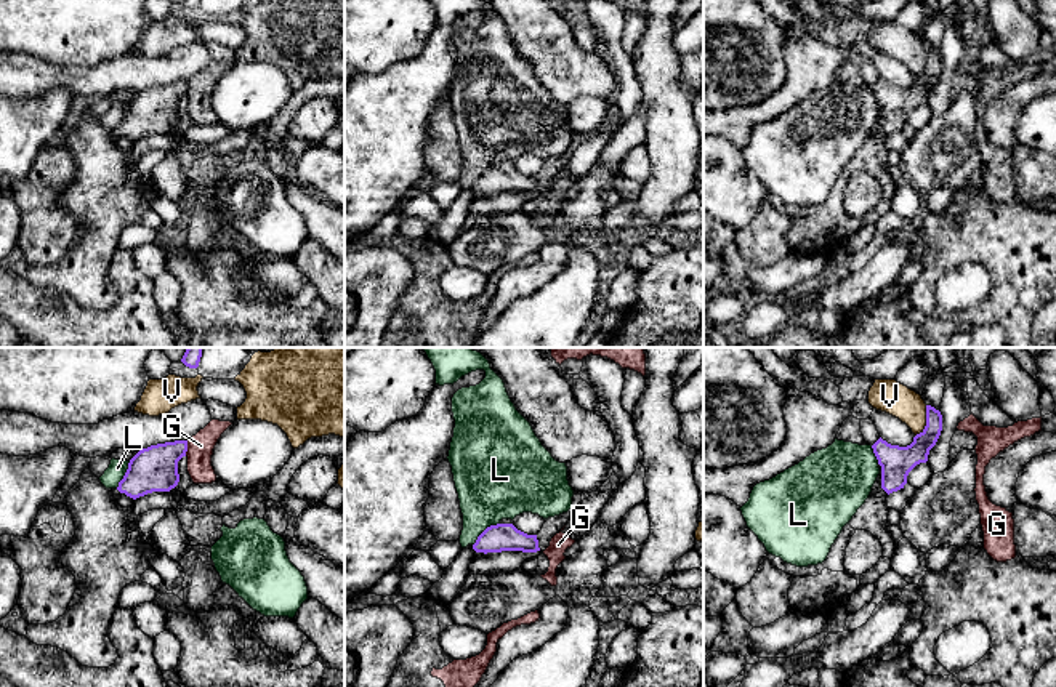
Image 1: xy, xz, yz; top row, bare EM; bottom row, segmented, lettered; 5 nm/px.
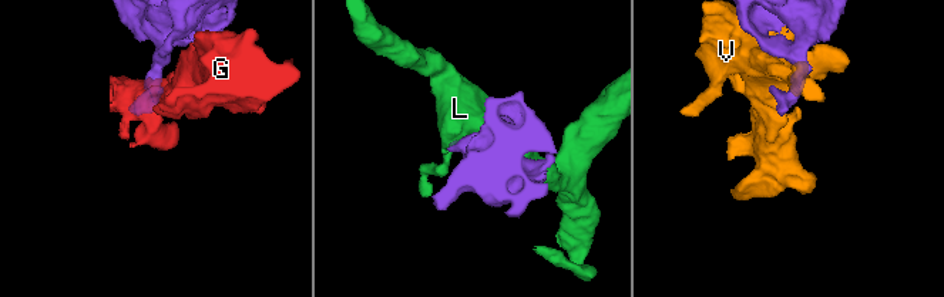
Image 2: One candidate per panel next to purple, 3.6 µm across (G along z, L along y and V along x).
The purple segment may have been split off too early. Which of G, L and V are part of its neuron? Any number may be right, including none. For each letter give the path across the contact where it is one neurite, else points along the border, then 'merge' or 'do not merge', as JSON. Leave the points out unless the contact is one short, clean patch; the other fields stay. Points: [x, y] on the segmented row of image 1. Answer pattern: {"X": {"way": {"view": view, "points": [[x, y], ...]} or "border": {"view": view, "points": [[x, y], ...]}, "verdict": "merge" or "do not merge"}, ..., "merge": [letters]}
{"G": {"verdict": "do not merge"}, "L": {"border": {"view": "xz", "points": [[499, 522], [487, 527], [473, 545]]}, "verdict": "do not merge"}, "V": {"verdict": "do not merge"}, "merge": []}

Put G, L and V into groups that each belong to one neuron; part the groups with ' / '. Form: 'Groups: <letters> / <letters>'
Groups: G / L / V

